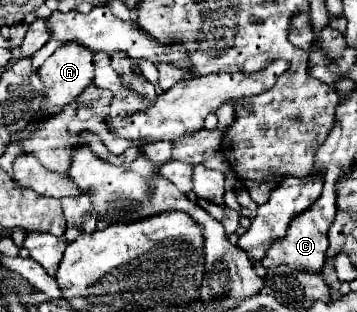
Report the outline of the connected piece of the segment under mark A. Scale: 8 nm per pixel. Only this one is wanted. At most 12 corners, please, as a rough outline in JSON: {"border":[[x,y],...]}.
{"border":[[66,42],[40,66],[46,102],[60,112],[94,78],[94,54]]}

